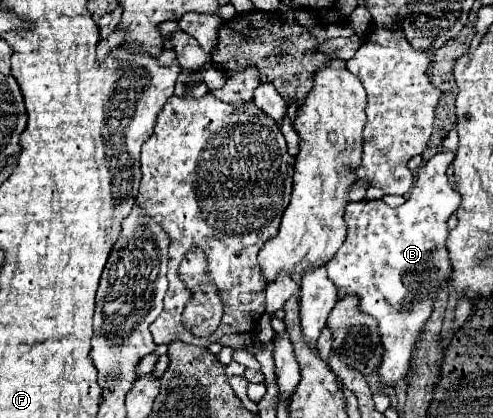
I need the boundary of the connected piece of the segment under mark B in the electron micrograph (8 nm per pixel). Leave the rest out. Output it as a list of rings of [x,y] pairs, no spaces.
[[[436,153],[418,171],[420,175],[410,191],[408,201],[396,209],[390,209],[382,199],[348,203],[344,211],[344,221],[348,227],[346,241],[336,251],[334,259],[330,259],[330,263],[326,265],[328,277],[338,287],[338,291],[358,297],[358,311],[368,313],[378,321],[378,337],[384,353],[380,365],[376,367],[376,377],[384,387],[394,387],[398,381],[402,381],[408,375],[418,335],[432,315],[438,291],[452,277],[452,263],[446,249],[446,239],[448,239],[446,221],[460,205],[460,195],[448,185],[448,175],[446,175],[446,169],[450,167],[452,159],[454,153]]]

